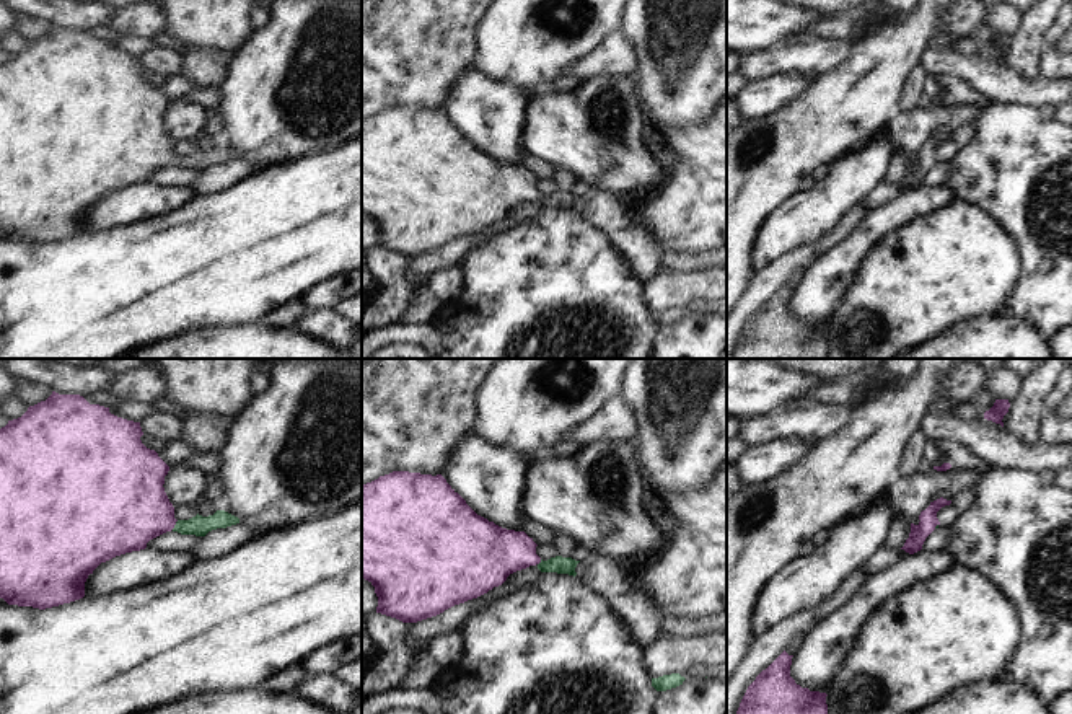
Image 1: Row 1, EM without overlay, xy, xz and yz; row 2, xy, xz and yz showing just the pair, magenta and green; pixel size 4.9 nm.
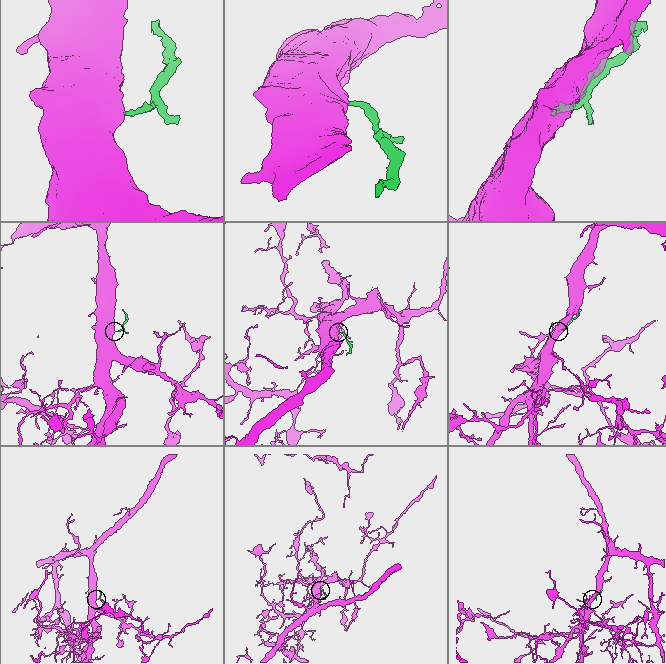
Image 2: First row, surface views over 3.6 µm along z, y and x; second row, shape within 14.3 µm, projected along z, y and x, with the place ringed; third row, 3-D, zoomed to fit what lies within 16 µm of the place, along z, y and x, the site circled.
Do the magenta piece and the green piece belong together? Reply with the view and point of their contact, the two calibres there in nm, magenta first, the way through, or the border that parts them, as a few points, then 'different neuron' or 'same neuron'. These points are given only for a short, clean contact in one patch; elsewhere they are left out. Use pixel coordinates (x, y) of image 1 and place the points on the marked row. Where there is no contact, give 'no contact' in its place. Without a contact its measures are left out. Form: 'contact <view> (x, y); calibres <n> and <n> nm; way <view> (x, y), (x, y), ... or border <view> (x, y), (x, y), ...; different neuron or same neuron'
contact xy (175, 524); calibres 400 and 100 nm; way xy (127, 506), (175, 524), (197, 525); same neuron

